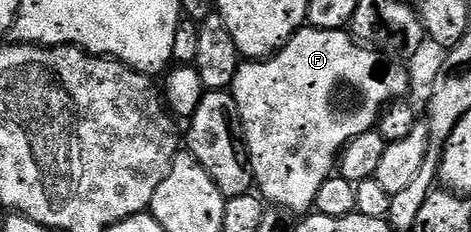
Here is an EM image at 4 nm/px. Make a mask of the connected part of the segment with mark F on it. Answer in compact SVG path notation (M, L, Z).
M303 27L292 35L292 39L283 49L279 49L273 57L267 57L260 61L247 60L239 64L236 71L236 79L232 86L232 92L236 99L236 107L240 111L240 119L244 127L246 136L246 146L250 156L250 166L254 172L254 184L260 190L261 196L265 198L271 206L279 210L291 209L297 215L306 215L314 209L316 195L320 195L320 187L324 187L326 180L335 176L338 162L350 140L356 135L364 135L369 129L375 128L379 124L384 110L390 102L407 96L410 89L410 73L402 65L393 65L393 60L387 59L379 50L369 48L359 43L346 29L315 29L313 27Z

